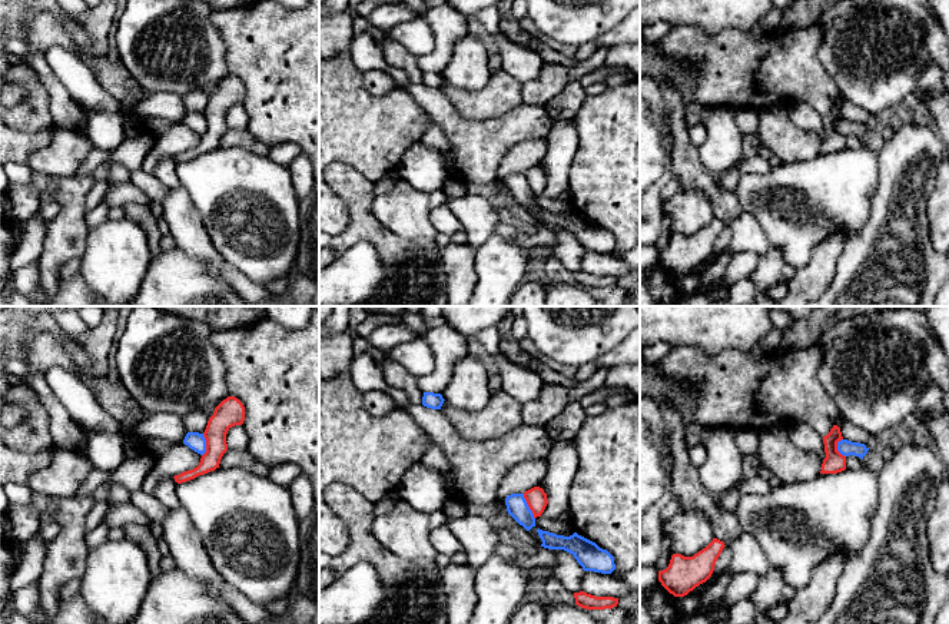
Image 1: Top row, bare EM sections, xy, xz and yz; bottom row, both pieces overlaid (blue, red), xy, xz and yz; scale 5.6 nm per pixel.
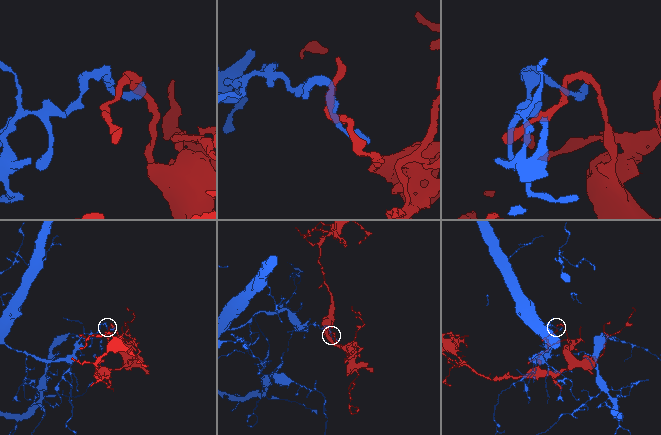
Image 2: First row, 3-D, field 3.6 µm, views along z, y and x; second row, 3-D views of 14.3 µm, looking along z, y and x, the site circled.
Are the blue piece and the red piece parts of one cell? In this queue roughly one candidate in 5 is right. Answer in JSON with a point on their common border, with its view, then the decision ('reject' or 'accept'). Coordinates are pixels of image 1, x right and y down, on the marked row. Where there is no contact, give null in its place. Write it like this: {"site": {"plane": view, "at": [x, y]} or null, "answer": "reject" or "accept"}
{"site": {"plane": "xz", "at": [528, 507]}, "answer": "reject"}

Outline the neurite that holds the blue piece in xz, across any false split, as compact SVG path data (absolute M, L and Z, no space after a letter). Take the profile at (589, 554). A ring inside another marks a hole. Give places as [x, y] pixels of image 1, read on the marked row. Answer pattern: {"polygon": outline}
{"polygon": "M537 530L542 544L548 550L564 550L574 555L584 571L611 574L615 570L614 557L600 548L595 542L574 532L570 537L557 535L548 531Z"}

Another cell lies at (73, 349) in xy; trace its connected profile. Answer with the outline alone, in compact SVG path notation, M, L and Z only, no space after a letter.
M64 339L63 341L67 354L82 366L86 368L90 365L89 355L73 341Z

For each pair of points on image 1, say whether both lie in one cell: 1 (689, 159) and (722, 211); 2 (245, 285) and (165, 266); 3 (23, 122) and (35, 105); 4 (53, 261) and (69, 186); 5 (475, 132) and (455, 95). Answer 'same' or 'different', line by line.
1: same
2: different
3: same
4: same
5: different

